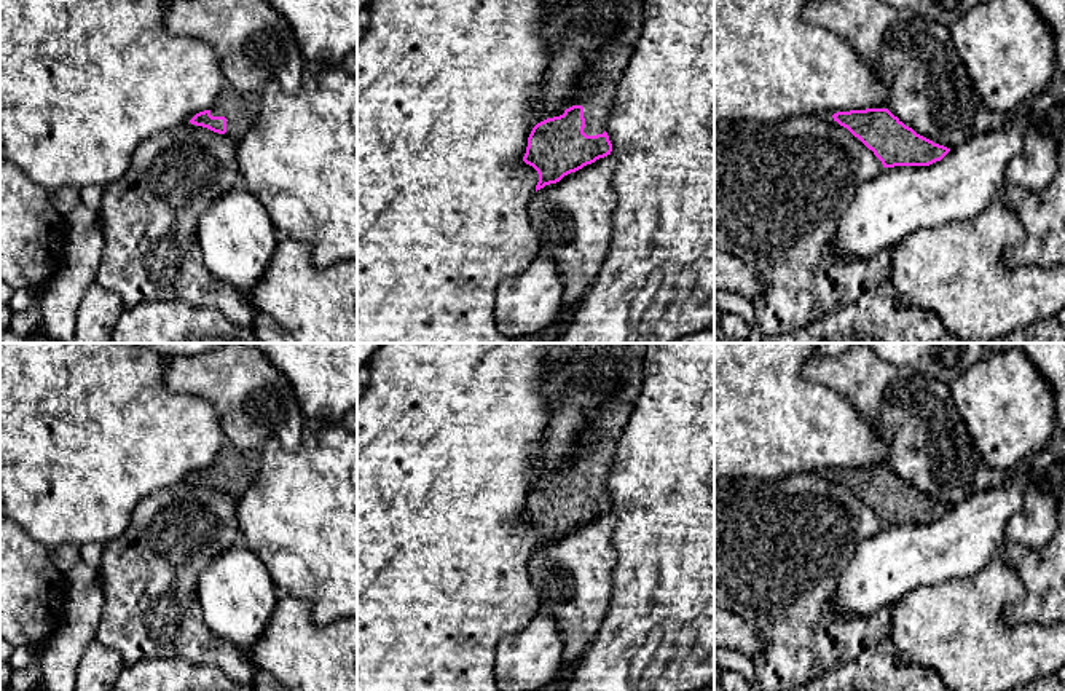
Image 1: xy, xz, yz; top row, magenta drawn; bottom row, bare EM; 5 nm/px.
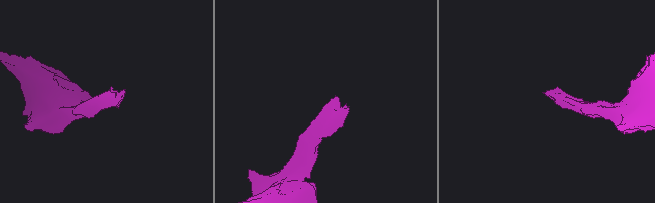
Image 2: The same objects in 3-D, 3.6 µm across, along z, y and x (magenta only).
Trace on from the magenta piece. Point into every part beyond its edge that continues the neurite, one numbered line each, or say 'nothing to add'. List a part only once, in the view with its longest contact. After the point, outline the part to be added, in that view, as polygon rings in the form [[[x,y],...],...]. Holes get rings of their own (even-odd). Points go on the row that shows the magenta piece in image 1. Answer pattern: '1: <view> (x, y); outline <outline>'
1: xz (601, 82); outline [[[627,0],[625,21],[617,35],[599,51],[598,61],[585,78],[585,89],[576,105],[584,107],[587,136],[603,134],[612,109],[617,85],[631,56],[643,24],[643,2]]]

